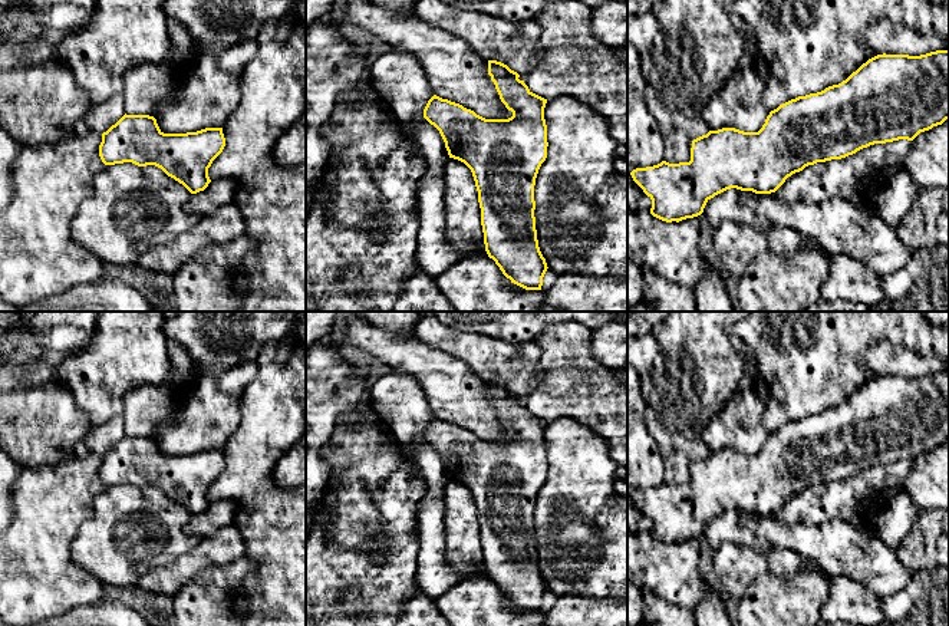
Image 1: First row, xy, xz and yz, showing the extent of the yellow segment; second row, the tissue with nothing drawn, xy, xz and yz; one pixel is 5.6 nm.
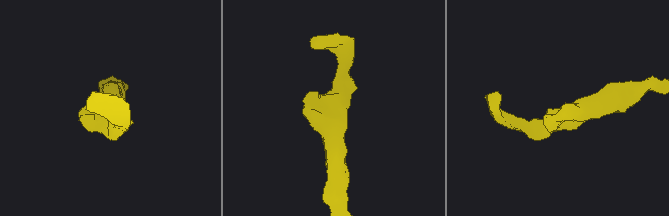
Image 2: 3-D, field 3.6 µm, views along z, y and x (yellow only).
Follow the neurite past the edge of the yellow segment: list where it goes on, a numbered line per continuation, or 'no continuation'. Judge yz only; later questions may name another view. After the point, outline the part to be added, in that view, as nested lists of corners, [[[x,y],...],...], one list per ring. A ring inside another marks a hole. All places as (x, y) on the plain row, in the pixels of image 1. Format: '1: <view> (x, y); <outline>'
no continuation

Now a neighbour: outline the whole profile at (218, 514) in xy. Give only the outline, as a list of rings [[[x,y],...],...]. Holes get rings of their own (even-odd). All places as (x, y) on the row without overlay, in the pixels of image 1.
[[[231,500],[211,501],[204,513],[192,515],[187,531],[205,538],[221,527],[234,523],[235,504]]]

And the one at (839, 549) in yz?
[[[774,514],[758,515],[754,531],[772,547],[814,560],[830,579],[844,576],[882,599],[902,592],[913,574],[873,531],[854,528],[837,518],[787,524]]]

